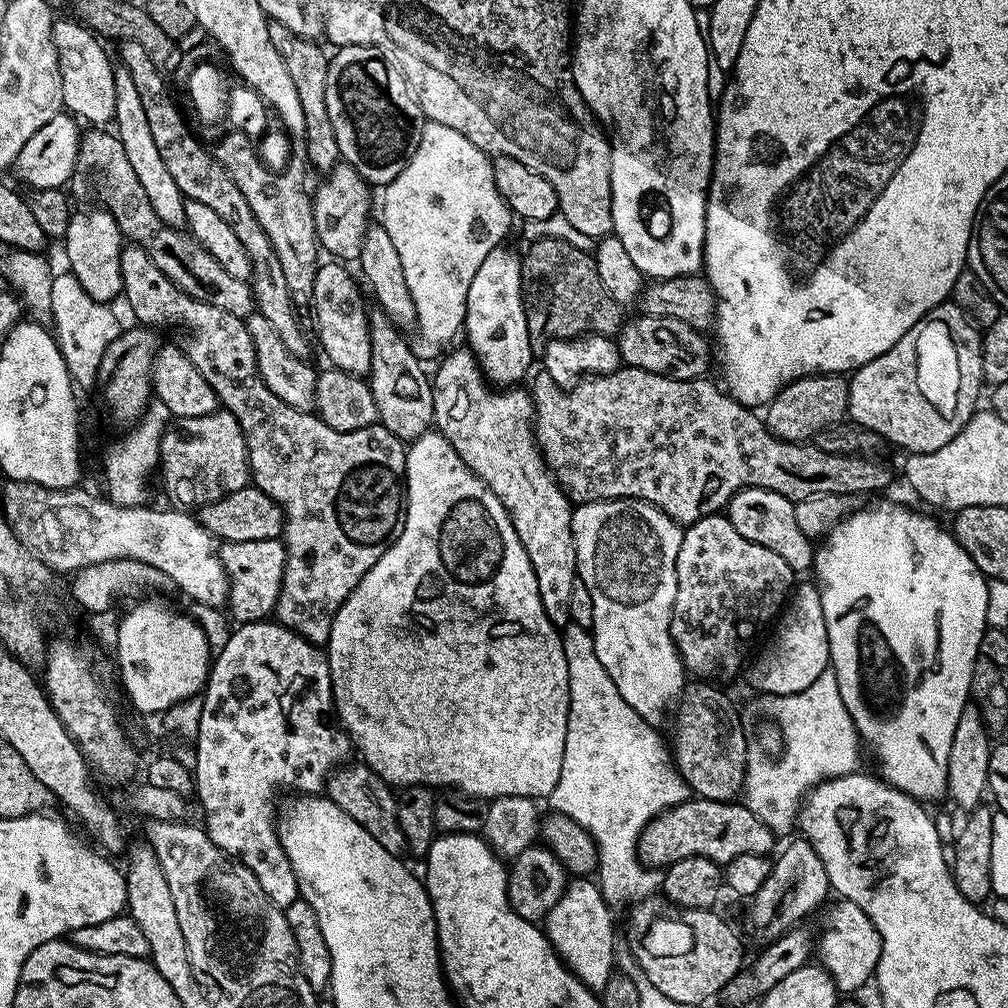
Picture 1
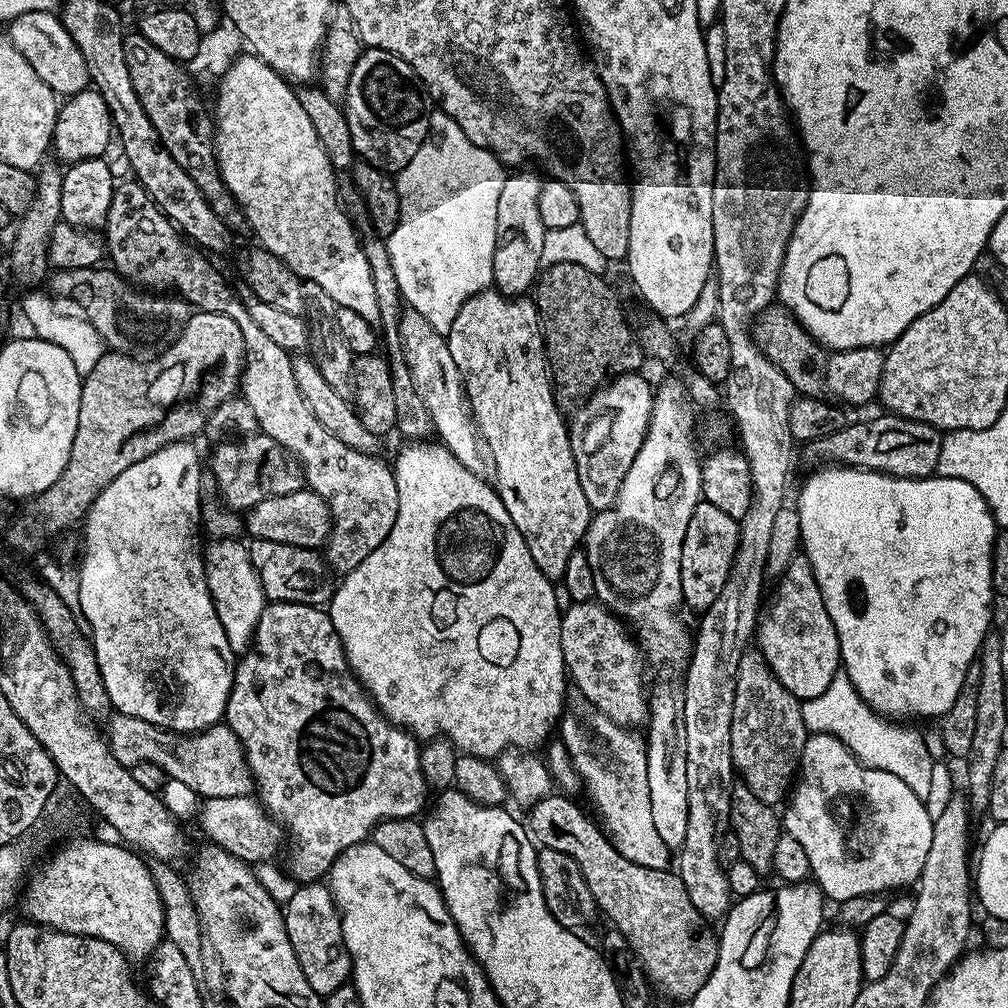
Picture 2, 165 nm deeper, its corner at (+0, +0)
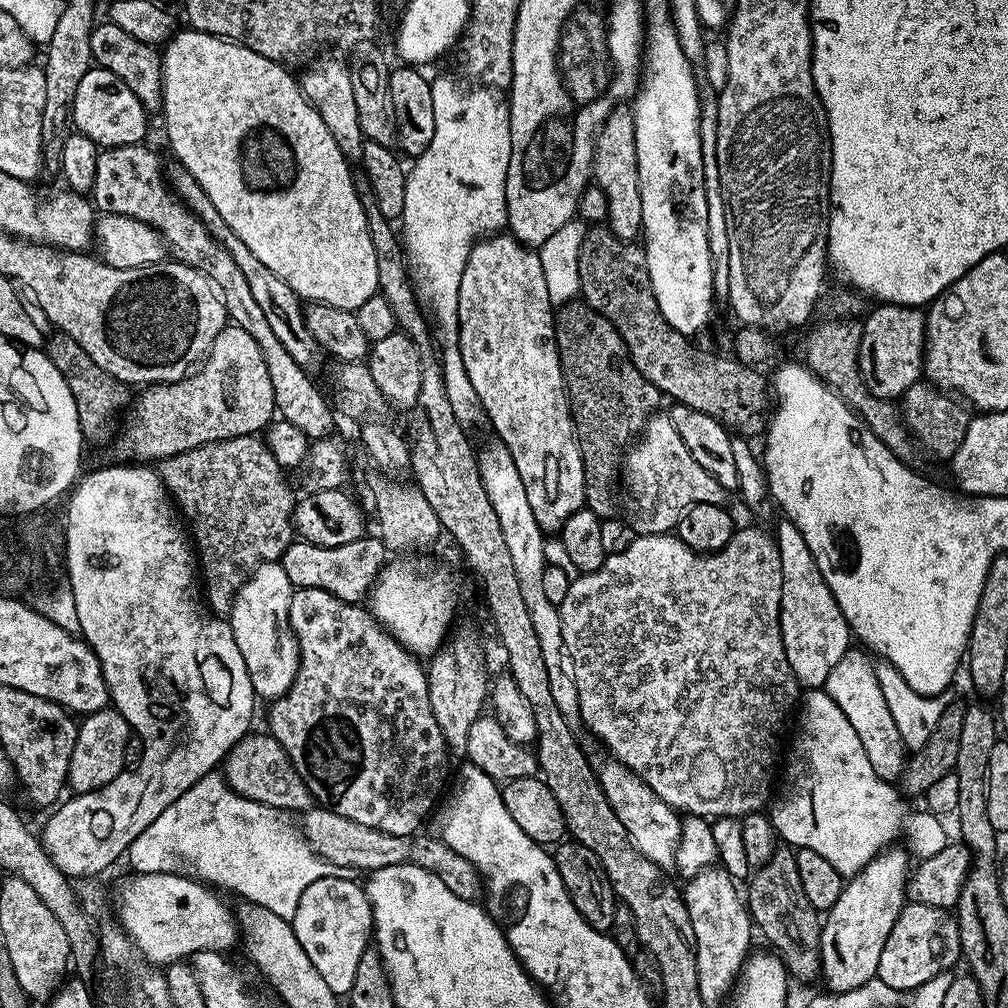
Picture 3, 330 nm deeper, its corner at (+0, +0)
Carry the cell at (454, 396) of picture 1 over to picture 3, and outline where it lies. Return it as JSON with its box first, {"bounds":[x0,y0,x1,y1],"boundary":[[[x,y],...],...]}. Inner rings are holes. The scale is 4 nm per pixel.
{"bounds":[458,234,585,534],"boundary":[[[497,234],[477,240],[466,262],[466,270],[462,270],[462,286],[458,286],[458,330],[460,331],[460,346],[462,361],[465,362],[466,374],[470,385],[477,392],[480,407],[486,420],[492,423],[497,432],[499,443],[505,444],[514,458],[514,466],[518,466],[518,474],[522,474],[522,486],[526,486],[526,498],[530,502],[530,510],[534,510],[534,518],[538,518],[538,526],[545,534],[559,533],[563,524],[576,511],[585,507],[584,502],[584,467],[580,443],[576,441],[576,428],[572,424],[572,411],[568,405],[568,392],[564,389],[564,372],[560,369],[560,355],[556,349],[556,318],[554,305],[546,290],[546,277],[542,272],[542,262],[539,251],[533,250],[527,244],[521,244],[511,234]]]}

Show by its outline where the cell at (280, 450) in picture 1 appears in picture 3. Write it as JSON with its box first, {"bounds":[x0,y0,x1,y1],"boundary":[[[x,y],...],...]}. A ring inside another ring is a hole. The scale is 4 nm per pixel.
{"bounds":[90,142,334,441],"boundary":[[[141,142],[139,144],[131,144],[130,146],[106,148],[101,151],[98,158],[98,171],[94,174],[94,186],[90,193],[93,205],[101,213],[122,214],[126,218],[134,218],[138,222],[146,222],[146,226],[153,228],[164,239],[167,251],[177,261],[184,263],[186,266],[193,267],[194,270],[200,271],[202,275],[208,276],[209,280],[218,289],[220,296],[223,297],[227,319],[235,327],[246,330],[246,334],[250,334],[250,338],[254,338],[254,342],[258,342],[258,346],[266,358],[266,368],[270,370],[270,384],[274,386],[277,413],[286,422],[298,426],[313,441],[331,437],[333,435],[332,416],[334,417],[334,409],[329,397],[325,393],[323,396],[316,389],[311,378],[308,377],[309,373],[304,368],[298,366],[294,362],[294,358],[290,358],[290,354],[286,354],[286,348],[282,346],[282,342],[278,342],[278,338],[274,335],[274,330],[270,330],[270,322],[266,322],[266,314],[262,314],[258,301],[254,299],[254,294],[250,294],[250,286],[246,282],[246,277],[242,275],[242,270],[238,270],[238,262],[234,262],[234,258],[230,258],[230,254],[226,249],[212,237],[210,230],[206,230],[203,222],[172,191],[166,179],[165,165],[163,163],[160,165],[159,158],[146,145],[147,143]]]}

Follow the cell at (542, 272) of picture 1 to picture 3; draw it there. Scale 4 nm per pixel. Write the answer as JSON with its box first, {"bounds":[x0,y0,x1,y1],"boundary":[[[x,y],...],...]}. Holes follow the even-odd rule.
{"bounds":[555,302,662,518],"boundary":[[[571,302],[555,318],[556,349],[582,454],[584,502],[588,510],[607,518],[616,508],[616,484],[618,488],[626,449],[645,431],[649,418],[659,409],[662,393],[634,366],[618,330],[598,310]]]}

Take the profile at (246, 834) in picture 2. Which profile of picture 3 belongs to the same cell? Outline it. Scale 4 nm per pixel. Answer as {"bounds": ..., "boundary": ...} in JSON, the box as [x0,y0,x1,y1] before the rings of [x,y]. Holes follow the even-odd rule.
{"bounds":[301,806,411,872],"boundary":[[[316,806],[309,809],[303,813],[301,820],[303,834],[309,840],[313,850],[335,869],[346,868],[360,872],[363,870],[373,872],[386,866],[403,864],[411,857],[411,843],[405,837],[386,834],[374,827],[362,826],[361,823],[354,822],[352,819],[342,818],[341,815],[327,807]]]}

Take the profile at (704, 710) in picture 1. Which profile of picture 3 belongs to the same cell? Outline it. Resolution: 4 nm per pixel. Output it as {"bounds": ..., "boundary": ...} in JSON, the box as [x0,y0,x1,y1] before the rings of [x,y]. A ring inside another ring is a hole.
{"bounds":[744,846,820,982],"boundary":[[[788,846],[777,847],[772,860],[762,868],[757,868],[749,877],[744,901],[753,925],[771,943],[780,956],[784,968],[796,981],[810,982],[820,976],[820,926],[819,912],[810,905],[798,872],[795,851]]]}

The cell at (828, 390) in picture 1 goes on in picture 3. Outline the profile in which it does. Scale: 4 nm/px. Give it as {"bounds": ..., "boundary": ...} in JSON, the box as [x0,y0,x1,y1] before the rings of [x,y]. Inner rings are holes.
{"bounds":[858,304,926,401],"boundary":[[[880,304],[870,312],[862,320],[864,337],[860,343],[858,366],[866,386],[870,386],[870,394],[895,401],[921,379],[926,316],[920,308],[907,308],[901,304]]]}

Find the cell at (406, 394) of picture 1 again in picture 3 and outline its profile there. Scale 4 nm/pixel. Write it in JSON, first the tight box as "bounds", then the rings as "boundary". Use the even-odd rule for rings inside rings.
{"bounds":[162,30,378,310],"boundary":[[[195,30],[187,31],[177,31],[162,48],[164,61],[162,117],[164,116],[164,124],[168,127],[168,144],[176,155],[173,157],[182,167],[190,170],[190,174],[194,174],[198,186],[206,190],[206,198],[214,202],[214,207],[218,210],[218,214],[222,214],[226,226],[230,226],[230,230],[234,230],[234,234],[238,234],[238,238],[242,238],[242,242],[250,246],[254,258],[270,266],[270,270],[274,270],[274,274],[278,274],[278,278],[282,278],[282,282],[286,282],[286,286],[290,286],[290,290],[294,290],[301,301],[329,304],[335,308],[349,310],[362,306],[366,298],[377,295],[378,262],[374,258],[374,242],[370,238],[366,214],[362,210],[362,202],[352,181],[353,169],[348,169],[351,168],[349,161],[345,160],[342,150],[338,150],[338,142],[330,138],[330,130],[326,130],[326,122],[322,122],[319,114],[304,99],[297,77],[291,76],[288,73],[291,71],[285,65],[276,64],[270,58],[262,58],[262,54],[254,54],[254,50],[236,44],[233,40],[224,40],[220,36],[211,36]]]}

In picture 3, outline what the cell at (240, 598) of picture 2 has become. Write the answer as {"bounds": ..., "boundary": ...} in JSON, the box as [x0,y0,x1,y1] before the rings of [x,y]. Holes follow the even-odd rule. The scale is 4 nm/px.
{"bounds":[232,562,300,702],"boundary":[[[269,562],[259,564],[252,571],[232,603],[232,637],[238,642],[242,662],[246,662],[250,686],[261,701],[271,702],[286,695],[300,669],[300,644],[288,621],[293,591],[283,566],[279,562]]]}

